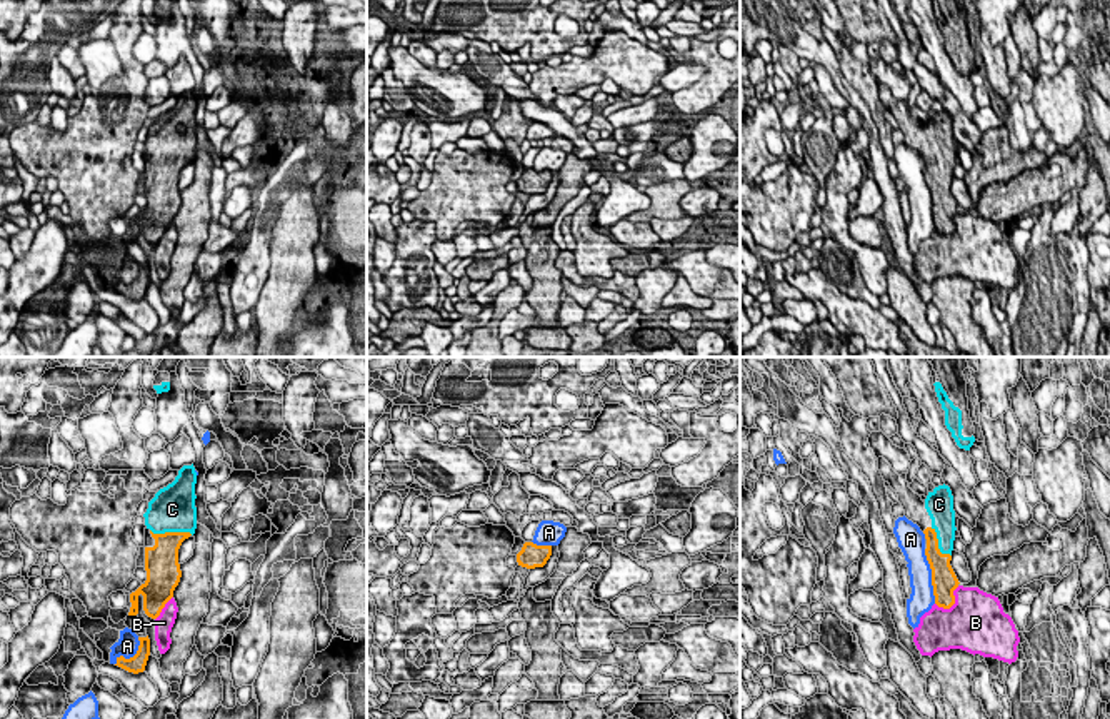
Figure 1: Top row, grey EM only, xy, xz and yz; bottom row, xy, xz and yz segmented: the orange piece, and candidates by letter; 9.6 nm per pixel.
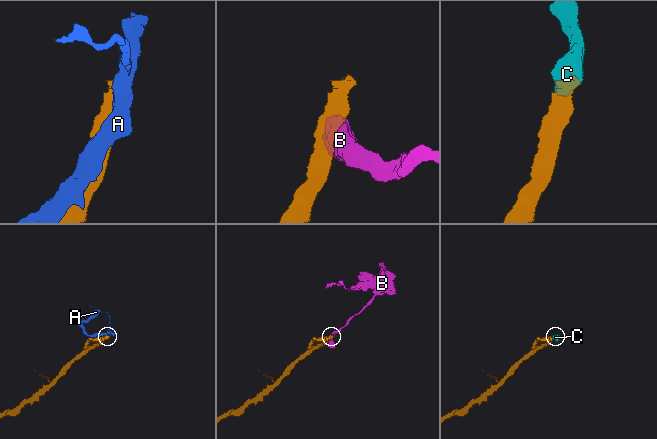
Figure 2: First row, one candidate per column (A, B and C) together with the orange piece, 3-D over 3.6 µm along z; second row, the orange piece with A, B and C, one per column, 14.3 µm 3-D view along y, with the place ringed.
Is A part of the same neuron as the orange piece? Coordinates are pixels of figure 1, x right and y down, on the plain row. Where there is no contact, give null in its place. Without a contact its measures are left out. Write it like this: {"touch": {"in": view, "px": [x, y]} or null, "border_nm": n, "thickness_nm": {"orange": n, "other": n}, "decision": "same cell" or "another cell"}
{"touch": {"in": "yz", "px": [932, 202]}, "border_nm": 550, "thickness_nm": {"orange": 240, "other": 240}, "decision": "another cell"}

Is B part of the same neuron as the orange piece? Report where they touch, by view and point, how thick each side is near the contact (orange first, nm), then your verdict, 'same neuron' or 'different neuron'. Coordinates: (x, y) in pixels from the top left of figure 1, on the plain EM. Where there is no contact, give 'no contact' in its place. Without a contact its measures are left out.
meets orange in yz at (952, 231); 240 nm thick on the orange side, 500 nm on the other; different neuron

